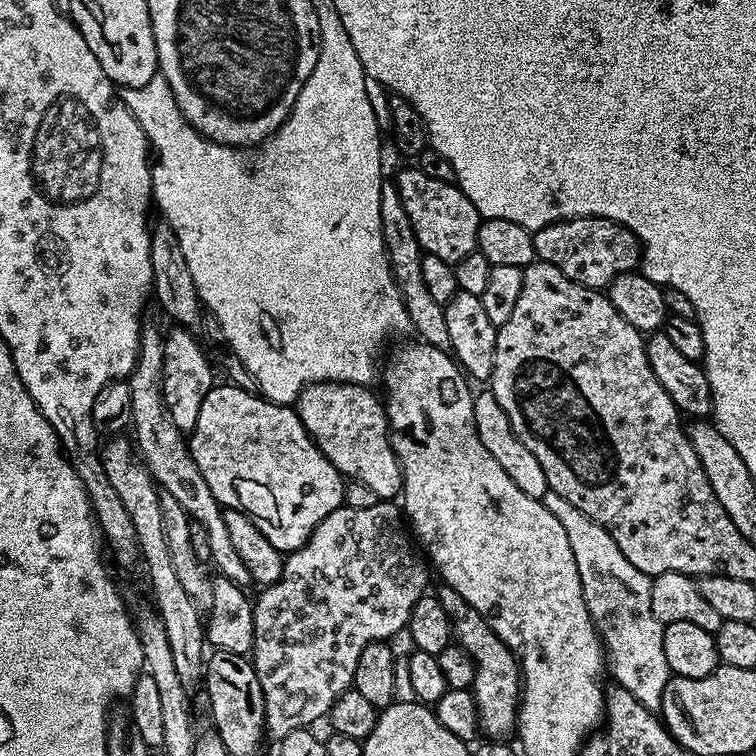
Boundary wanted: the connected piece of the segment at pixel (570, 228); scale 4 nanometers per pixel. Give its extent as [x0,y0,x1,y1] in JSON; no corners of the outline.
[532,216,642,289]

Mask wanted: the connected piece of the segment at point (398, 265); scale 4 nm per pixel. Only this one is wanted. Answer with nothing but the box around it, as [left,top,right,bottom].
[378,182,450,349]

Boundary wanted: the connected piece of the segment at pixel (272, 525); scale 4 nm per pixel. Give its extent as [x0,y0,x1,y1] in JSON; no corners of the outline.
[187,383,346,554]

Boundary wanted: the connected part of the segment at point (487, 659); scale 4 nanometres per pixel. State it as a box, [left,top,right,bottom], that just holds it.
[438,587,522,738]

